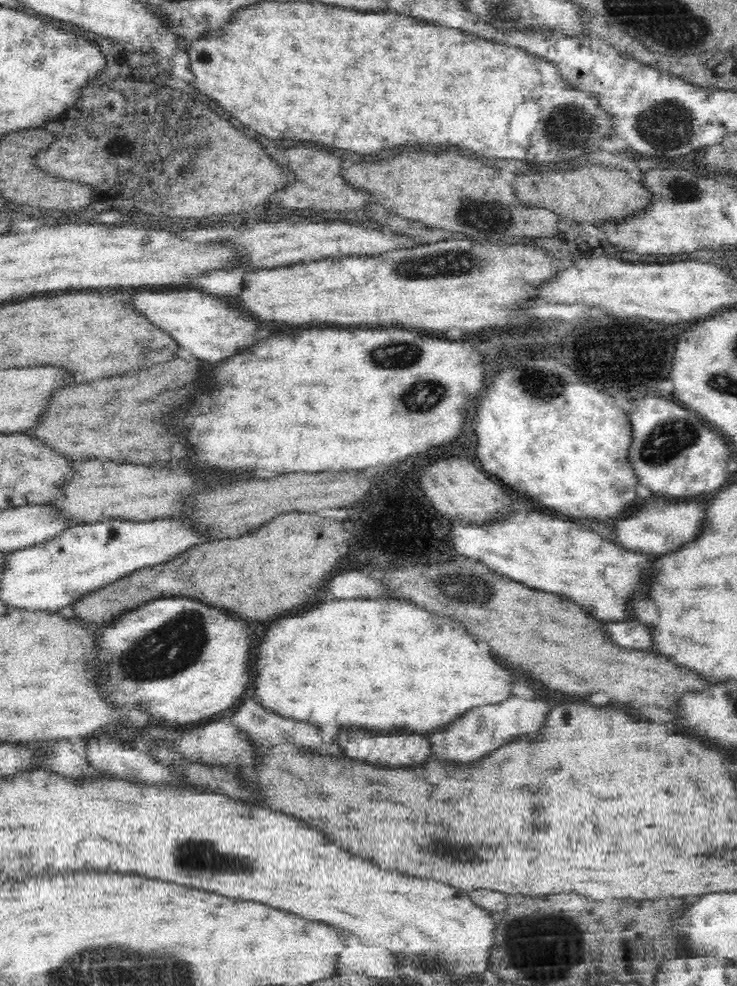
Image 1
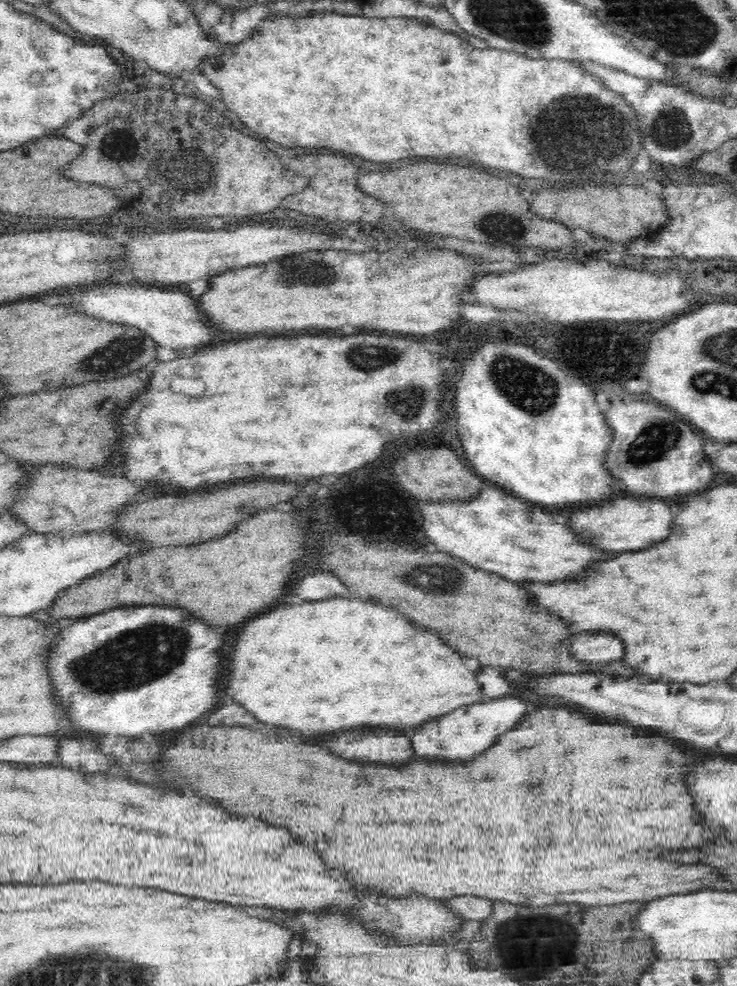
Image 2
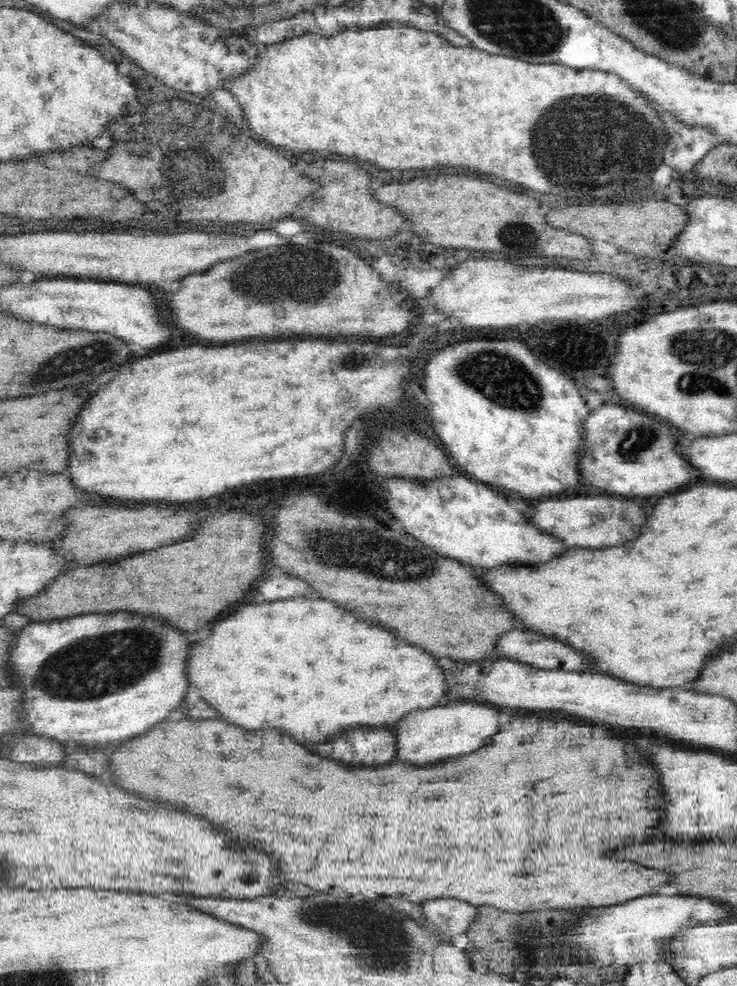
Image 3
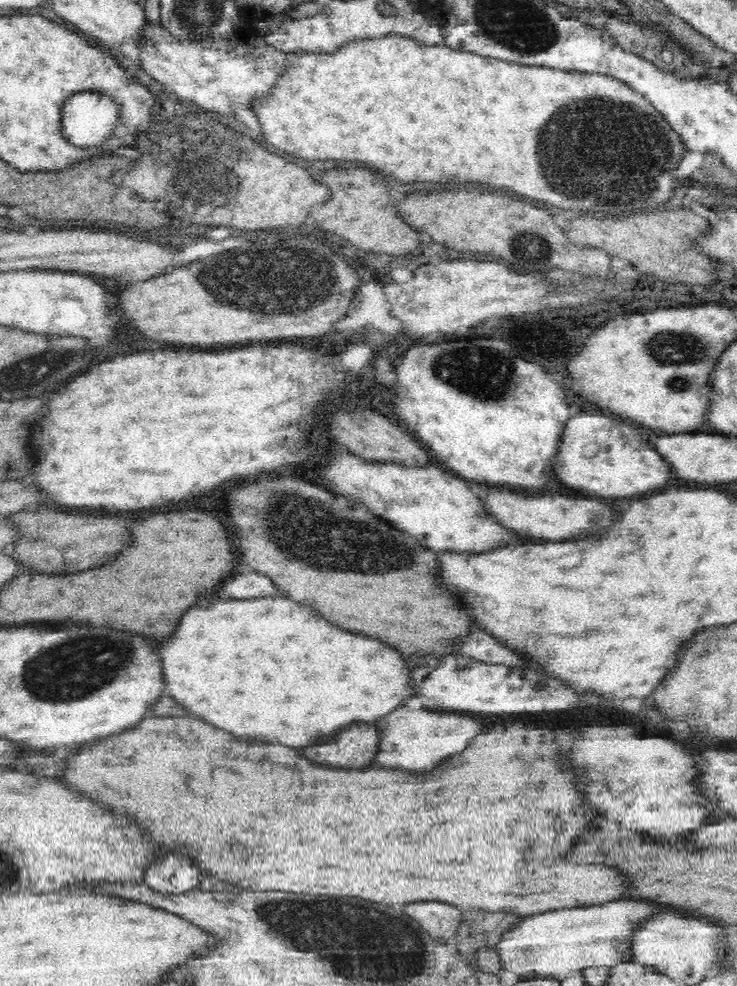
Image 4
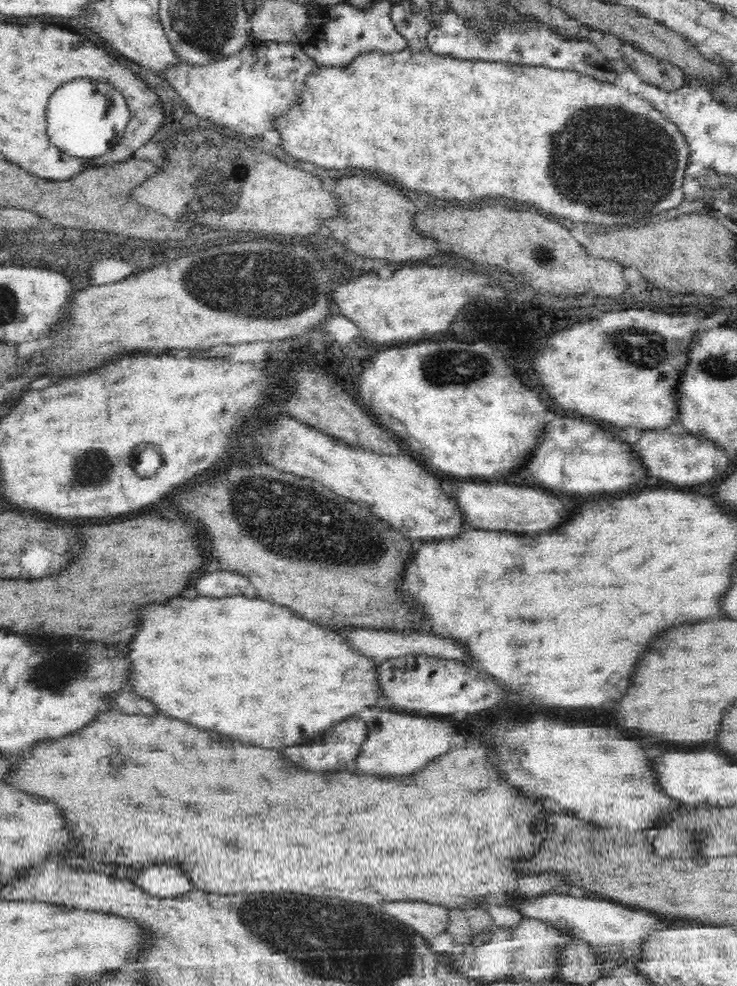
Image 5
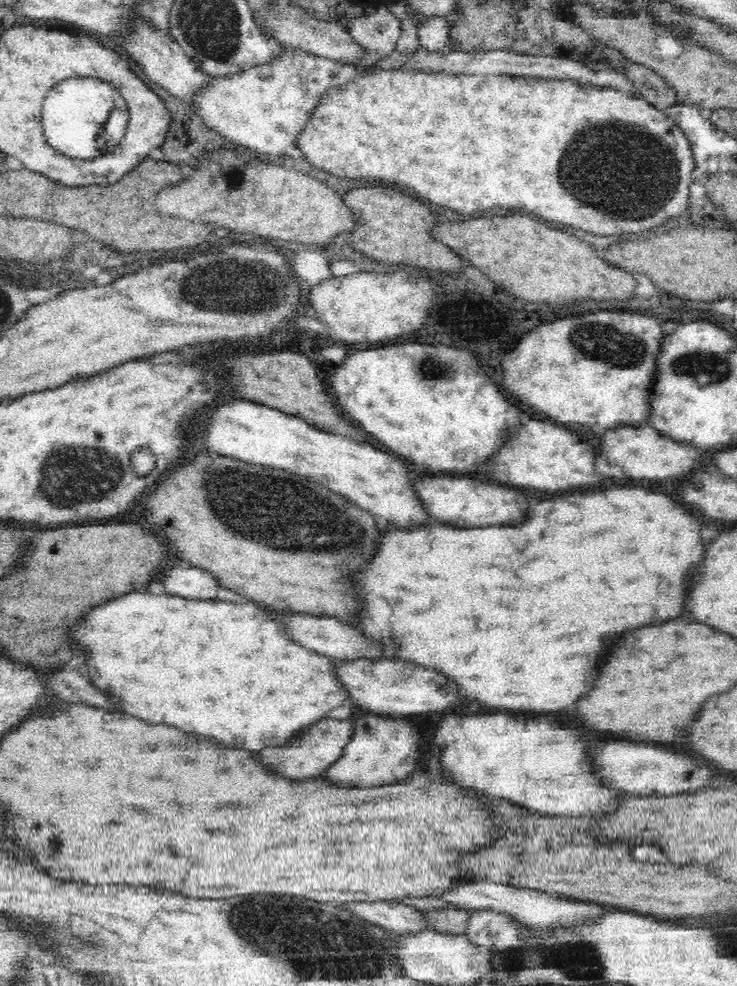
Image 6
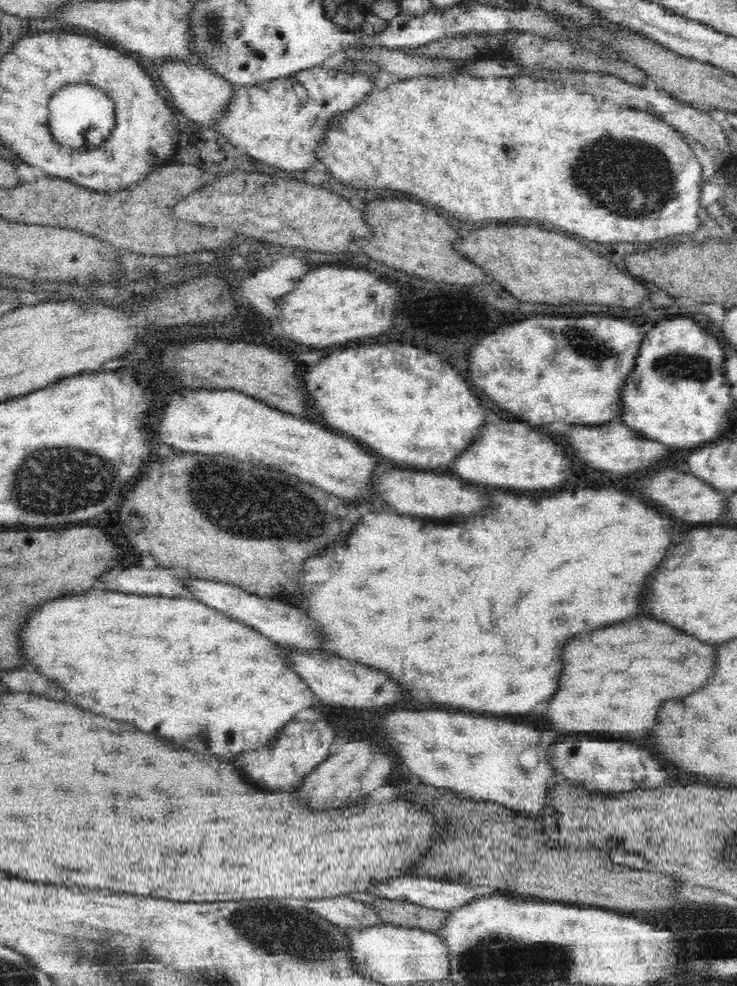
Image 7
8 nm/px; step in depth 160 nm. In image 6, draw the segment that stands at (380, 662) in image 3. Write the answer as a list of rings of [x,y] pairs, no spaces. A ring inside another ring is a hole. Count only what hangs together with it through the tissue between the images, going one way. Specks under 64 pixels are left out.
[[[132,592],[128,596],[122,596],[120,600],[112,600],[100,608],[96,608],[96,612],[92,612],[92,616],[88,616],[86,624],[78,628],[78,638],[82,640],[82,644],[86,644],[90,648],[90,656],[88,656],[88,664],[82,670],[84,676],[96,676],[92,678],[96,686],[100,688],[108,688],[110,694],[124,704],[124,710],[128,714],[140,716],[144,720],[150,720],[154,724],[172,724],[178,726],[186,732],[196,732],[200,736],[212,736],[216,740],[220,740],[222,744],[230,746],[230,748],[244,748],[244,750],[262,750],[266,746],[284,746],[288,744],[294,736],[298,736],[303,732],[320,722],[322,718],[326,718],[332,710],[340,708],[346,700],[352,700],[347,686],[339,679],[339,673],[336,668],[339,667],[339,661],[326,655],[320,655],[318,651],[298,644],[291,632],[284,627],[283,620],[276,619],[272,615],[272,611],[257,605],[254,601],[224,601],[215,600],[198,600],[184,598],[178,595],[154,595],[146,592],[146,594],[138,594]]]

